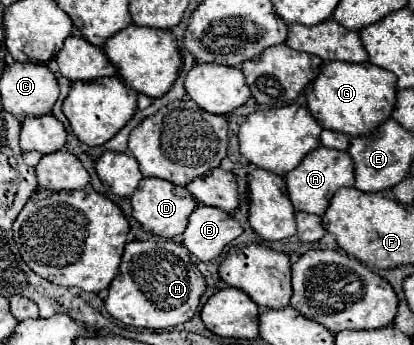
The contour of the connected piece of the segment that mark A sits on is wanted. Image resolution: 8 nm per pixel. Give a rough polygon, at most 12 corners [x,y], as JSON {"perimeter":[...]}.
{"perimeter":[[320,145],[286,175],[296,211],[322,215],[354,187],[346,151]]}

